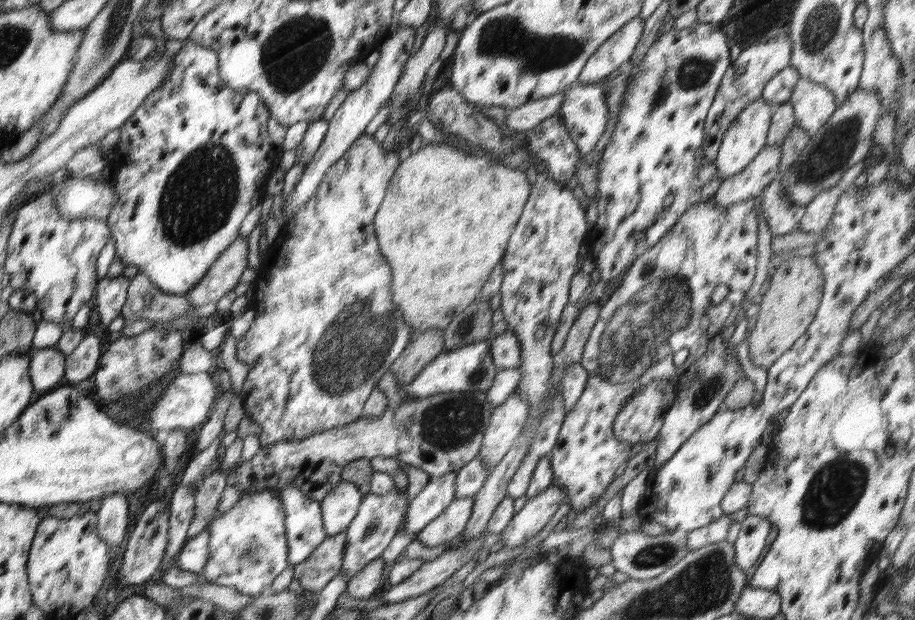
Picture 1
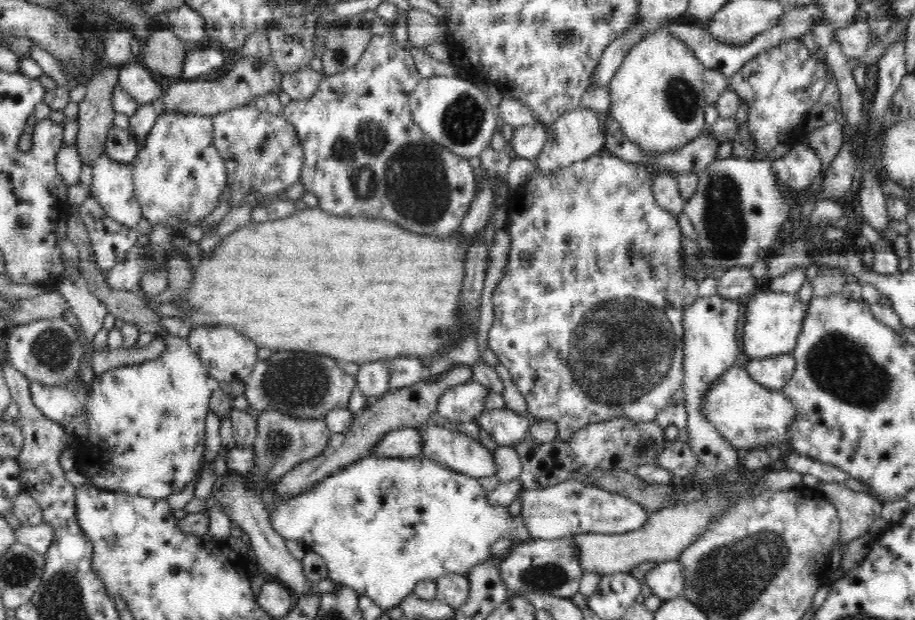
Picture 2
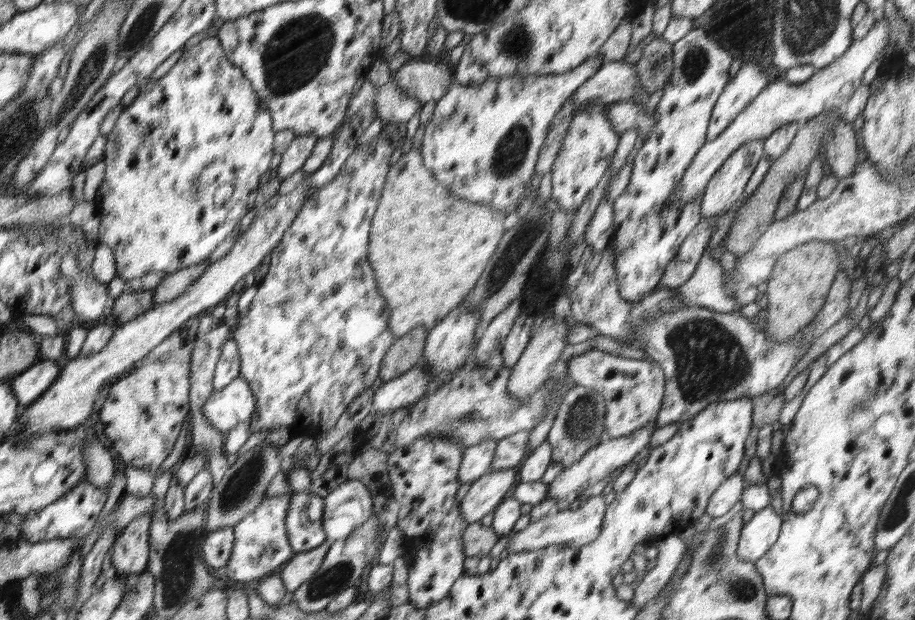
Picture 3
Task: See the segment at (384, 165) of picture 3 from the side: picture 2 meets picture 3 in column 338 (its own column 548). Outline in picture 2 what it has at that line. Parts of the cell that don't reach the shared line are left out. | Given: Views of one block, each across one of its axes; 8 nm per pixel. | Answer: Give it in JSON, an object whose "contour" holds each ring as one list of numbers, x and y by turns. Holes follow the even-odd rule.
{"contour":[[606,147,586,160,572,164,570,168,558,168,556,172,539,172,509,197,506,223,511,233,510,255,502,280,492,294,494,324,489,330,488,346,504,364,527,402,529,412,538,419,550,419,556,423,558,439,570,442,576,432,594,423,605,423,616,418,633,421,655,421,656,415,671,402,672,395,684,382,684,325,683,315,698,298,698,285,682,271,682,232,677,214,664,210,656,203,652,191,653,175,644,167,631,164,612,155]]}

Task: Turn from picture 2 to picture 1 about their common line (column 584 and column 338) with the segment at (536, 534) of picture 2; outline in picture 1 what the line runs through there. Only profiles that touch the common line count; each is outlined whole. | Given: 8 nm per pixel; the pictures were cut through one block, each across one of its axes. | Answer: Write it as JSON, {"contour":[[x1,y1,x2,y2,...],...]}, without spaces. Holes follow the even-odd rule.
{"contour":[[341,481,321,502,321,517,327,536,345,532,356,516,364,494,351,482]]}

